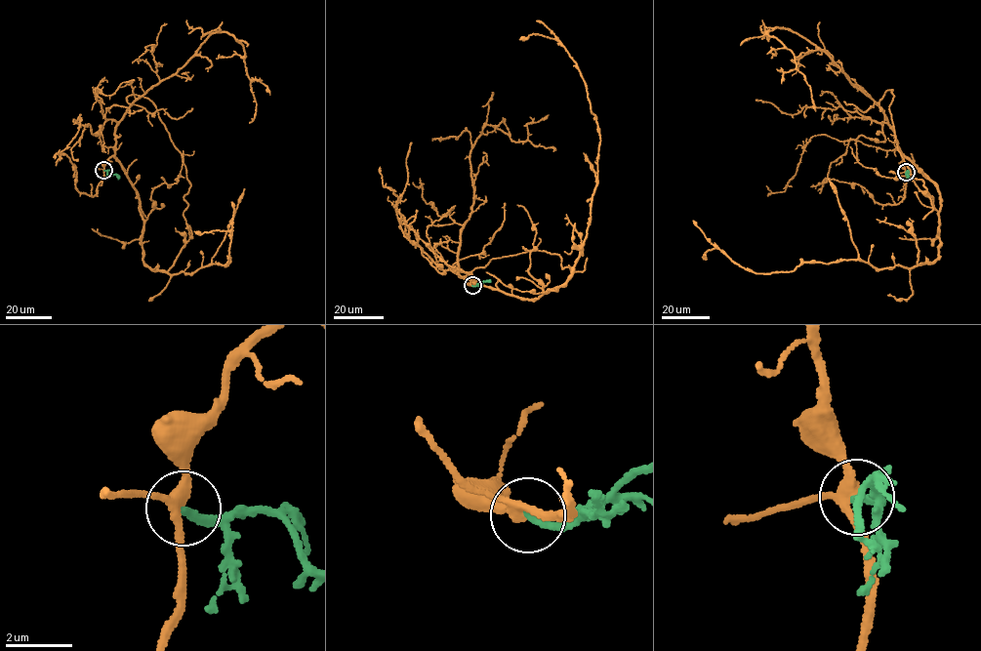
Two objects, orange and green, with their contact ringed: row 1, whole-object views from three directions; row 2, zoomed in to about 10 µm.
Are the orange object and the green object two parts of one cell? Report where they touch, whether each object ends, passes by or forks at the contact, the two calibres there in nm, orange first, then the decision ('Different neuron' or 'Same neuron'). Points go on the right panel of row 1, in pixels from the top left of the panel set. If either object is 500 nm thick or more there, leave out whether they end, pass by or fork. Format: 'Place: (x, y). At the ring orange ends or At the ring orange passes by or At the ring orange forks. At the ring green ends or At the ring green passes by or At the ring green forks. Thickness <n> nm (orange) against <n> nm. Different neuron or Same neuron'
Place: (906, 172). At the ring orange forks. At the ring green ends. Thickness 260 nm (orange) against 240 nm. Different neuron

